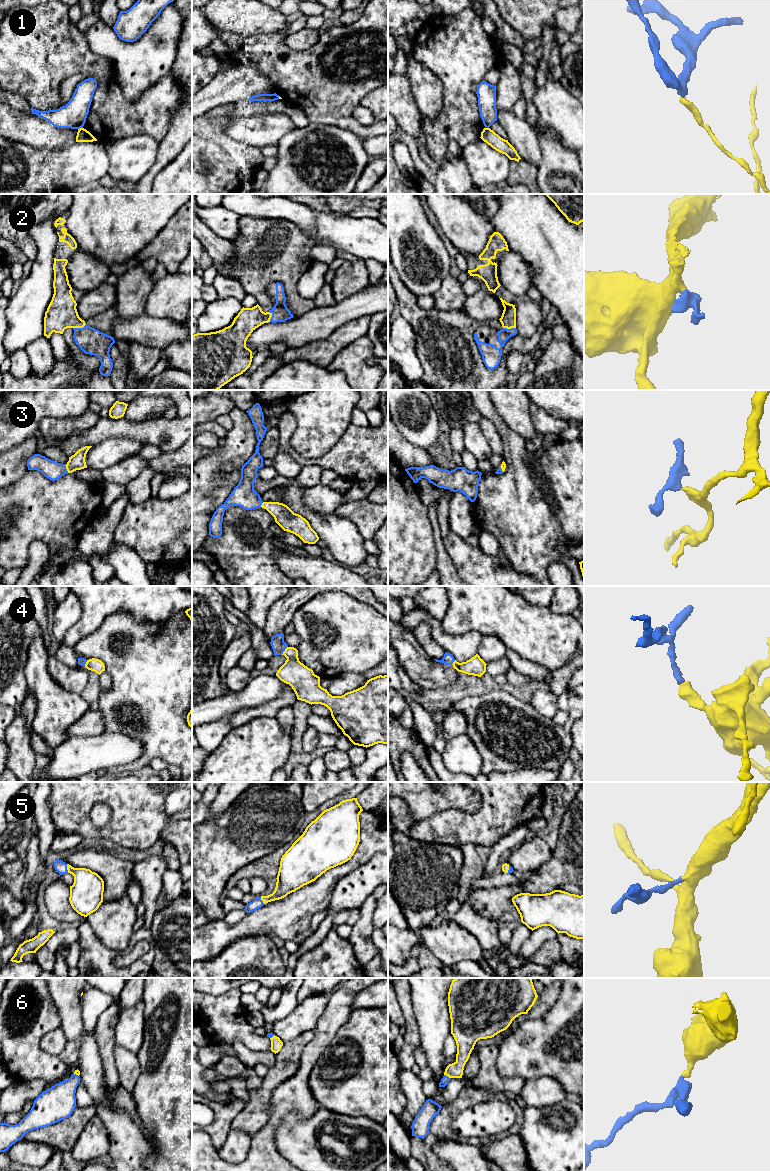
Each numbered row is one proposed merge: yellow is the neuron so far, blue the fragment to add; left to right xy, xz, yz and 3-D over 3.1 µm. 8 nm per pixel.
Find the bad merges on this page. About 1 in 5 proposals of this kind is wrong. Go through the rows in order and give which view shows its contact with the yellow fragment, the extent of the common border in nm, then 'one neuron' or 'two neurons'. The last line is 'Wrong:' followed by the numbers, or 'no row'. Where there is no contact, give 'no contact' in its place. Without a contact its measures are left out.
1: contact in xy; length 40 nm; two neurons
2: contact in xy; length 110 nm; one neuron
3: contact in xy; length 70 nm; one neuron
4: contact in xz; length 90 nm; one neuron
5: contact in xy; length 70 nm; one neuron
6: contact in yz; length 60 nm; one neuron
Wrong: 1

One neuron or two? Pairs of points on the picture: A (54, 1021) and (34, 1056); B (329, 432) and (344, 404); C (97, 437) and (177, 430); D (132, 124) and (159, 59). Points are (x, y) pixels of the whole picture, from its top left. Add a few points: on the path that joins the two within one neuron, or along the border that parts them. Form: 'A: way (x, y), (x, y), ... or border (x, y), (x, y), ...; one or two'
A: way (44, 1027), (34, 1037), (34, 1046); one
B: way (329, 425), (329, 419), (337, 411); one
C: way (117, 430), (157, 430); one
D: border (164, 75), (135, 100), (128, 100), (124, 97); two

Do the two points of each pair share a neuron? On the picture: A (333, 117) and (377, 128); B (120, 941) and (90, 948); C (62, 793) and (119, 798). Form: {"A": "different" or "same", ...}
{"A": "same", "B": "different", "C": "same"}

